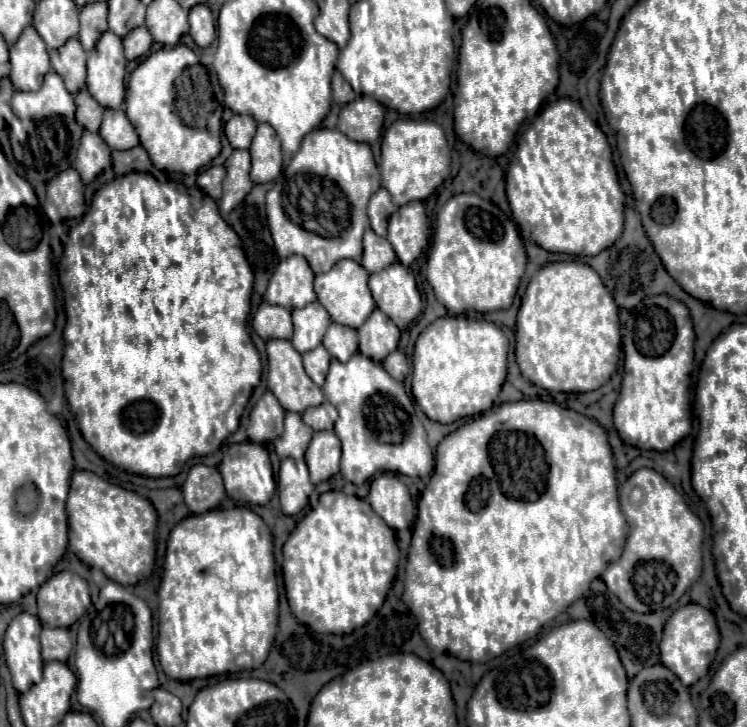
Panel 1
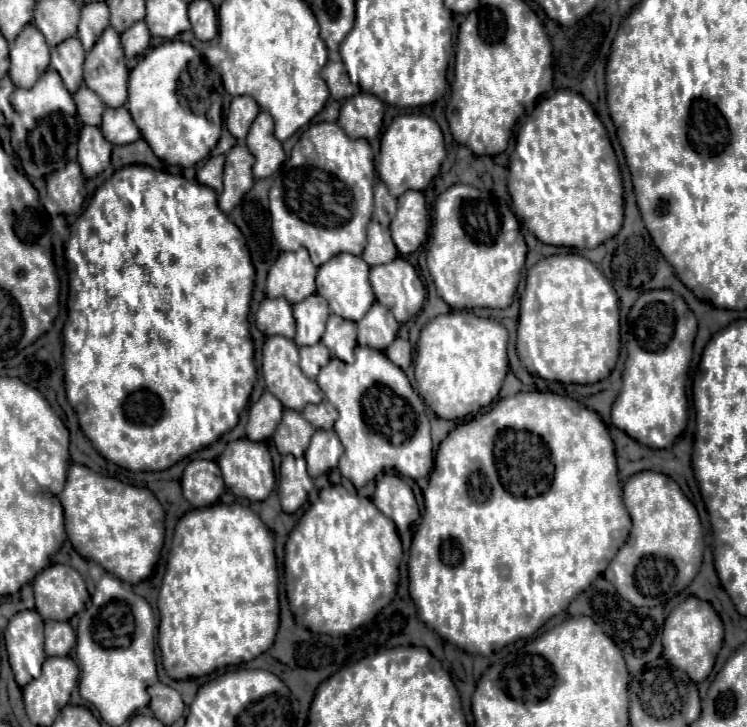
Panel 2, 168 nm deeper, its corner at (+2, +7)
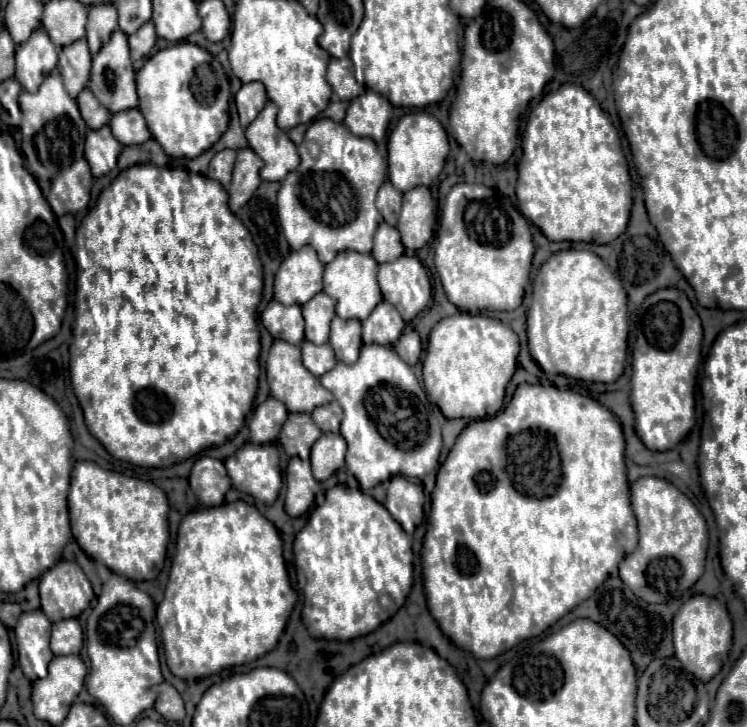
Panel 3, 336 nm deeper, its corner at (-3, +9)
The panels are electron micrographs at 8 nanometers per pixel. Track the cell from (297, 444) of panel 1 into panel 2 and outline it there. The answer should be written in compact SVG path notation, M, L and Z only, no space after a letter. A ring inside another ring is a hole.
M284 411L282 423L278 425L276 433L274 433L274 443L280 455L294 455L300 459L304 459L304 451L314 435L314 427L302 417L302 413L298 411Z

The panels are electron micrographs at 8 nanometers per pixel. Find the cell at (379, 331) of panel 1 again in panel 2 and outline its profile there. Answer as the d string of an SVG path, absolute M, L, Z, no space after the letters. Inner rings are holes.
M378 301L370 307L370 311L358 321L358 345L372 347L384 351L398 333L398 321Z

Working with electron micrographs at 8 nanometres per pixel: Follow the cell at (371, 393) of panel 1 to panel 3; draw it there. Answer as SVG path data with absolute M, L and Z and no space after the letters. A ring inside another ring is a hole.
M361 347L361 355L357 363L337 363L327 375L321 375L323 387L327 387L335 399L339 401L343 409L343 421L341 421L341 435L347 441L347 453L345 453L345 465L351 475L359 481L363 491L369 491L371 487L395 477L425 477L439 465L439 453L441 453L441 427L435 415L429 411L431 403L423 389L419 387L417 377L413 375L413 369L395 355L393 347Z

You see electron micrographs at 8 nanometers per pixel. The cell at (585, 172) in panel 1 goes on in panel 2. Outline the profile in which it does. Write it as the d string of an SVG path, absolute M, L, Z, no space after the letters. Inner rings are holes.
M560 89L537 102L518 131L508 191L518 221L542 243L594 249L618 233L624 219L622 175L604 125L582 95Z

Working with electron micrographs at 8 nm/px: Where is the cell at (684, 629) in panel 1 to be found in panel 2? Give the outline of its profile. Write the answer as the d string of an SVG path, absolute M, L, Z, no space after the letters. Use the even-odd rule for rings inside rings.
M688 597L668 615L664 623L664 631L662 631L664 657L672 665L678 665L678 669L688 673L688 677L694 683L702 683L714 667L716 655L722 647L722 639L724 639L724 625L718 613L712 609L712 605L698 597Z

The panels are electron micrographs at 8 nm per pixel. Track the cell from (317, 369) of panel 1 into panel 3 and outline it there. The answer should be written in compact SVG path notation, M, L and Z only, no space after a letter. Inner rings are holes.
M303 341L301 343L301 351L303 351L303 365L315 375L321 377L323 373L327 373L335 363L335 353L331 351L331 345L315 345L311 341Z

